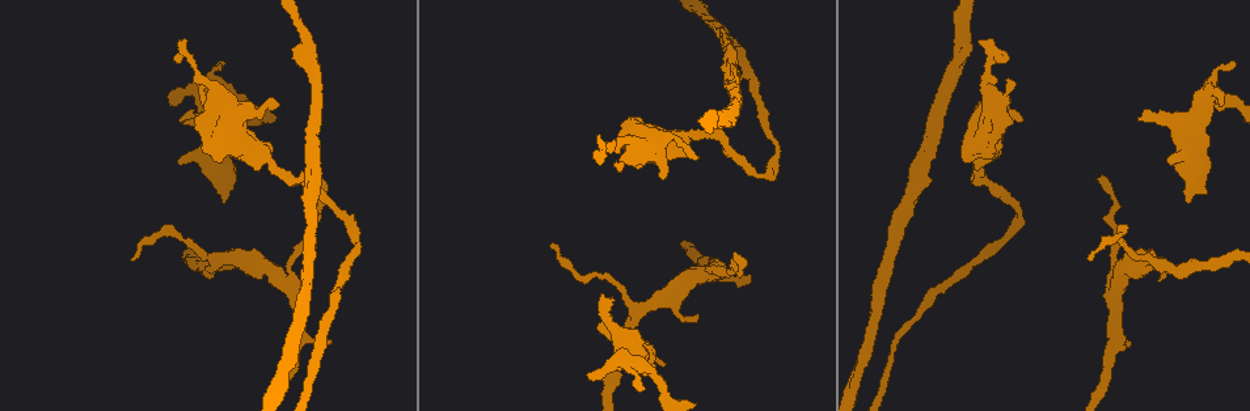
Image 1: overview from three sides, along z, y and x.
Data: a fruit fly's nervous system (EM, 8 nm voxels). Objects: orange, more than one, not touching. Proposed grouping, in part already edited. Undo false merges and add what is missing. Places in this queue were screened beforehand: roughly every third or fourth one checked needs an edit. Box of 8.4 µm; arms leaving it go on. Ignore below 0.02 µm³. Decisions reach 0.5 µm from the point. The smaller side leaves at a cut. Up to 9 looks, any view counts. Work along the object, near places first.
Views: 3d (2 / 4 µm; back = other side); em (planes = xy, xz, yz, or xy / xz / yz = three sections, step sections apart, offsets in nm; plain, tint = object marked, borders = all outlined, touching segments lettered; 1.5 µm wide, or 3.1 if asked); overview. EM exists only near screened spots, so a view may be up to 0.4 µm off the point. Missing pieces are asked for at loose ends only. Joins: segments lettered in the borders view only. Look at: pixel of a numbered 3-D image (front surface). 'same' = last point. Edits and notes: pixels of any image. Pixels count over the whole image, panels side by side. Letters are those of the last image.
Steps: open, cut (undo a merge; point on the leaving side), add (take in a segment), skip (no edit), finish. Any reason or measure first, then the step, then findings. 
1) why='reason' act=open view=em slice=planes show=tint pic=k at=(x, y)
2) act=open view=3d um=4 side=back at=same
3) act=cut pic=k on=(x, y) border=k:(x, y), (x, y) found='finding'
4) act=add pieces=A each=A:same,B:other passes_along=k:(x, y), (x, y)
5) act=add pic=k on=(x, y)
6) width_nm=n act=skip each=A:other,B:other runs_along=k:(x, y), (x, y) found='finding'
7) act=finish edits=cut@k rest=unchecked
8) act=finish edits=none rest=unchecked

why='tapers out' act=open view=3d um=4 pic=1 at=(1161, 279)

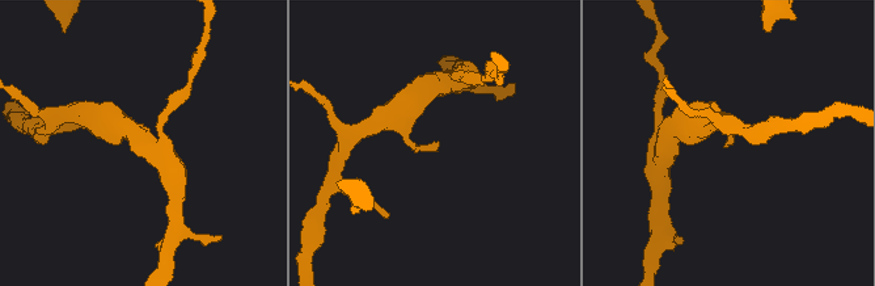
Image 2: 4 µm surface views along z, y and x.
why='need the tissue' act=open view=em slice=planes show=tint pic=2 at=(727, 147)

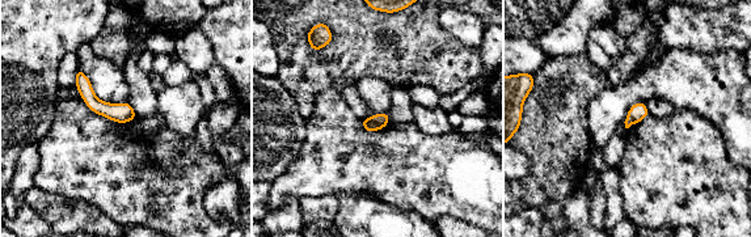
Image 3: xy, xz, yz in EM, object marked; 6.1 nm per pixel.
act=open view=em slice=planes show=borders at=same

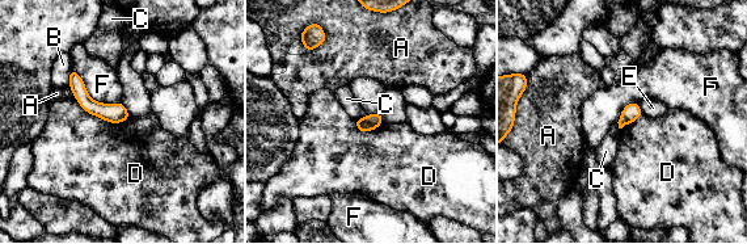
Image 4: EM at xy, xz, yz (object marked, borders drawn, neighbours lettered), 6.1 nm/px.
longest_contact=F:360nm act=skip each=A:other,B:other,C:other,D:other,E:other,F:other runs_along=4:(72, 75), (95, 108), (125, 116) found='none of them fits'

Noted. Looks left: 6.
why='an open end' act=open view=em slice=xz step=4 show=tint pic=1 at=(1138, 121)

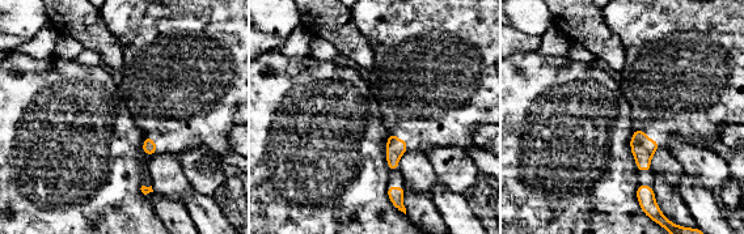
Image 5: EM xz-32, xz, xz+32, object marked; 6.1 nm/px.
why='see the neighbours' act=open view=em slice=xz step=4 show=borders at=same

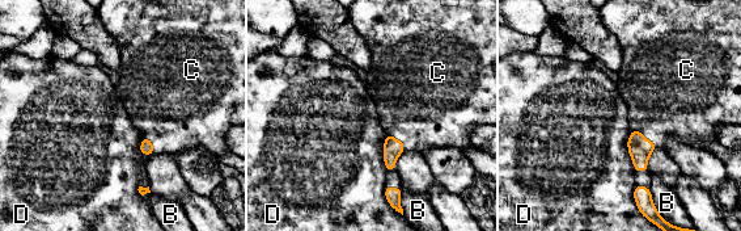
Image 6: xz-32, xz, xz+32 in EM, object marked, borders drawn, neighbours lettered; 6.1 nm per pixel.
longest_contact=D:260nm act=add pieces=C each=B:other,C:same,D:other passes_along=6:(639, 148), (644, 138), (661, 101) found='the neuron continues'

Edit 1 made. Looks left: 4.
act=open view=overview

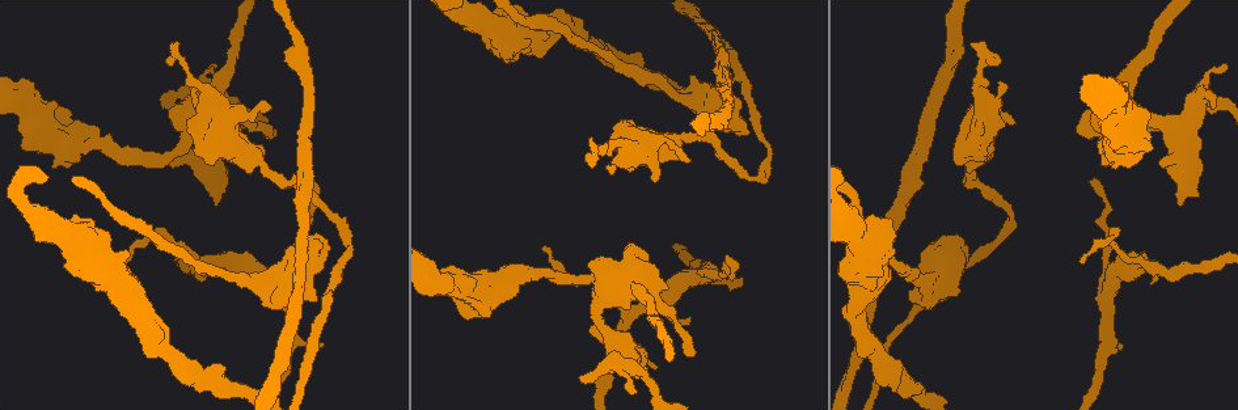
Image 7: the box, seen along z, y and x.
why='thin end' act=open view=3d um=2 pic=7 at=(271, 107)

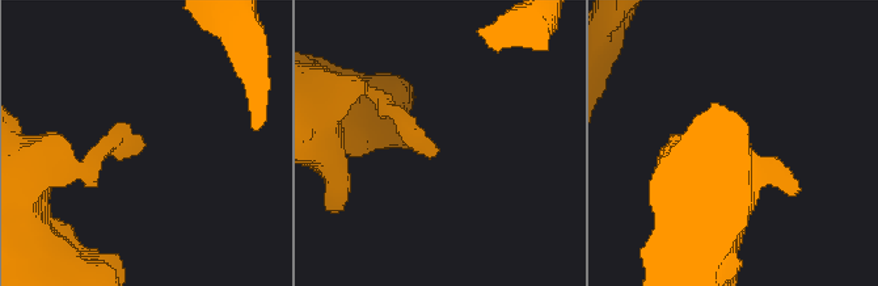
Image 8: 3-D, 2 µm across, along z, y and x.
why='shape alone is not enough' act=open view=em slice=xy step=4 show=borders pic=8 at=(142, 135)

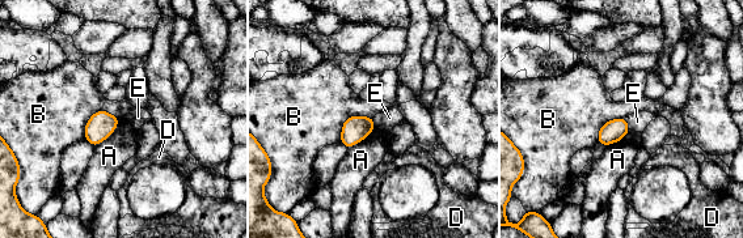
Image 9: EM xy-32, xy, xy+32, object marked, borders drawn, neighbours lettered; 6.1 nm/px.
act=skip each=A:other,B:other,D:other,E:other border=9:(624, 118), (630, 128) found='none of them fits'

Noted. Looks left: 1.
act=finish edits=add@6 rest=unchecked

